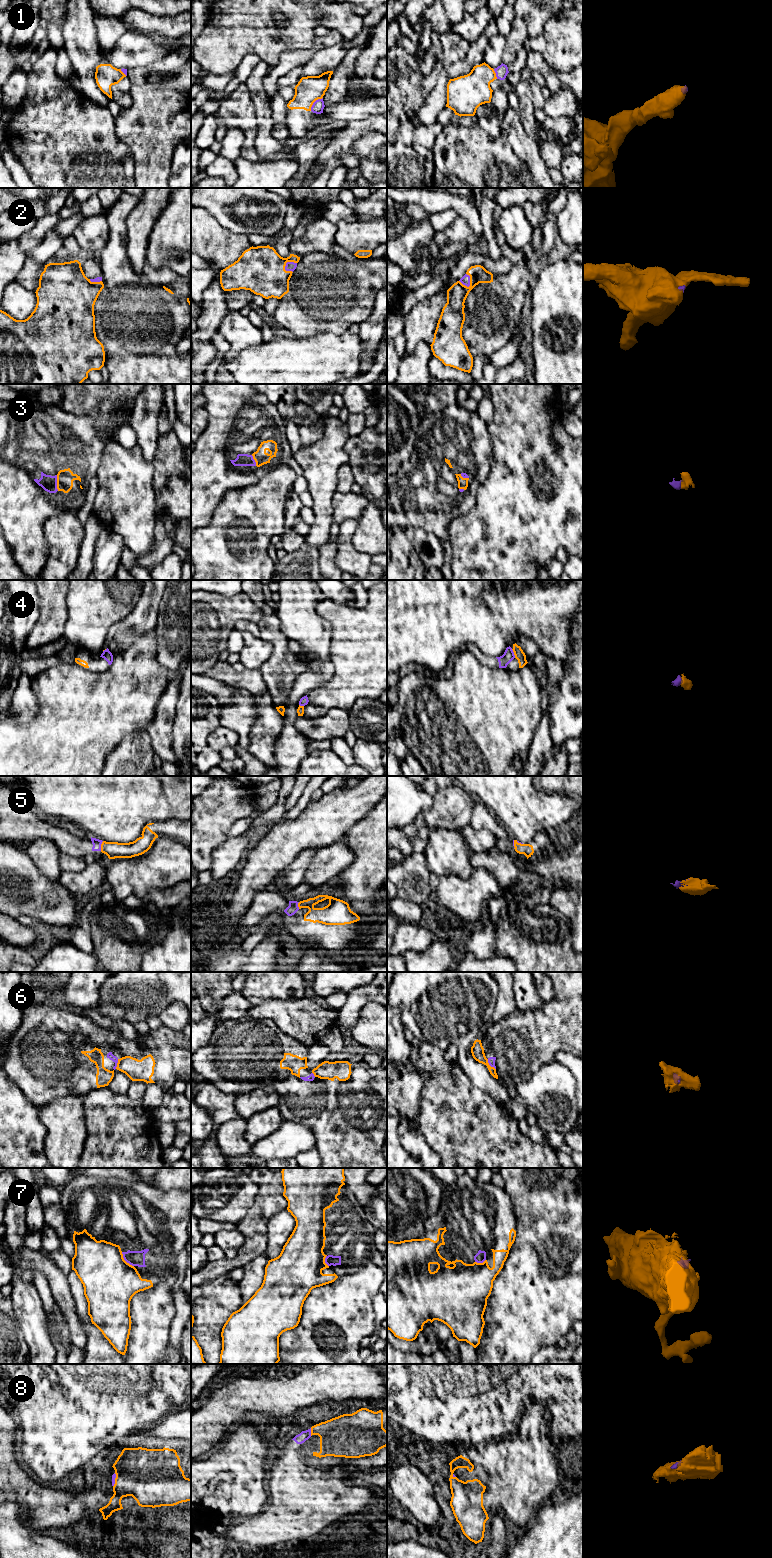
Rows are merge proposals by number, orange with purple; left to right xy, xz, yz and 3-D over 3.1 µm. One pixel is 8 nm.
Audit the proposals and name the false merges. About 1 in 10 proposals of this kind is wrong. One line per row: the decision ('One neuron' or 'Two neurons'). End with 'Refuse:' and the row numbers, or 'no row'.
1: One neuron
2: One neuron
3: One neuron
4: One neuron
5: One neuron
6: One neuron
7: One neuron
8: One neuron
Refuse: no row

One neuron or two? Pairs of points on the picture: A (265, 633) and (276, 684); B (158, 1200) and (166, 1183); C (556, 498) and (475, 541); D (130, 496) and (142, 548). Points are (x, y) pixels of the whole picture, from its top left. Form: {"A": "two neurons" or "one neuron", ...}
{"A": "one neuron", "B": "two neurons", "C": "one neuron", "D": "one neuron"}

